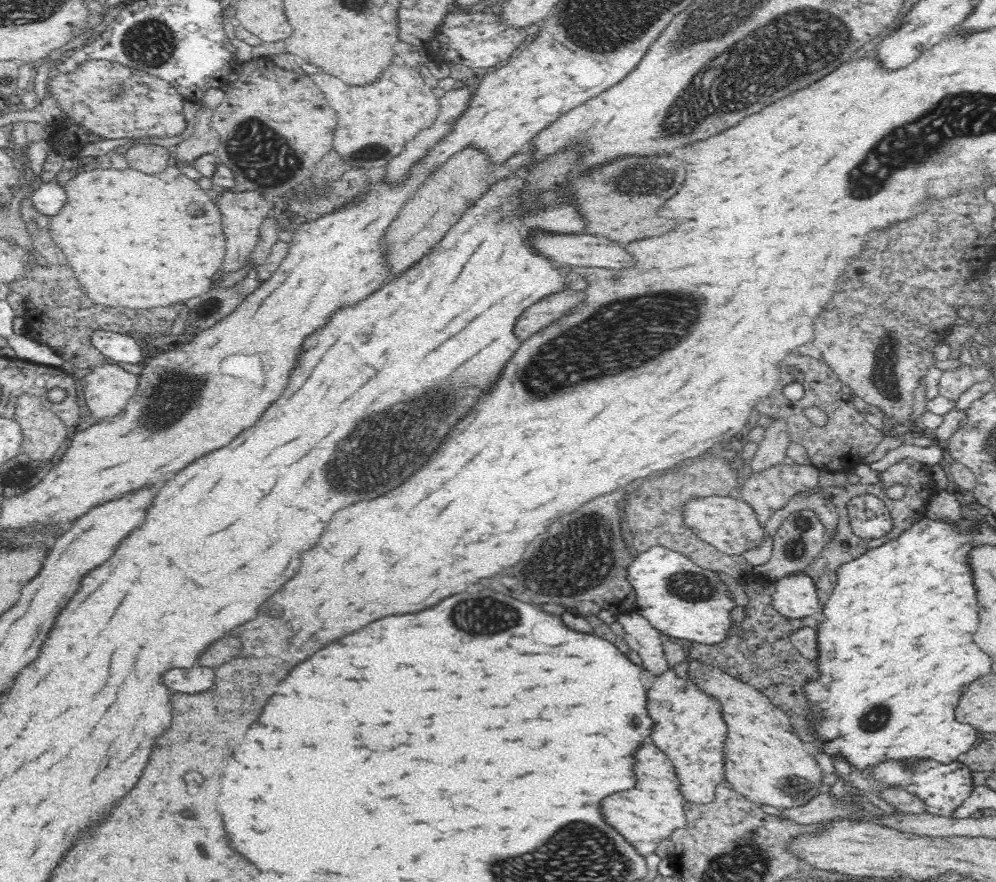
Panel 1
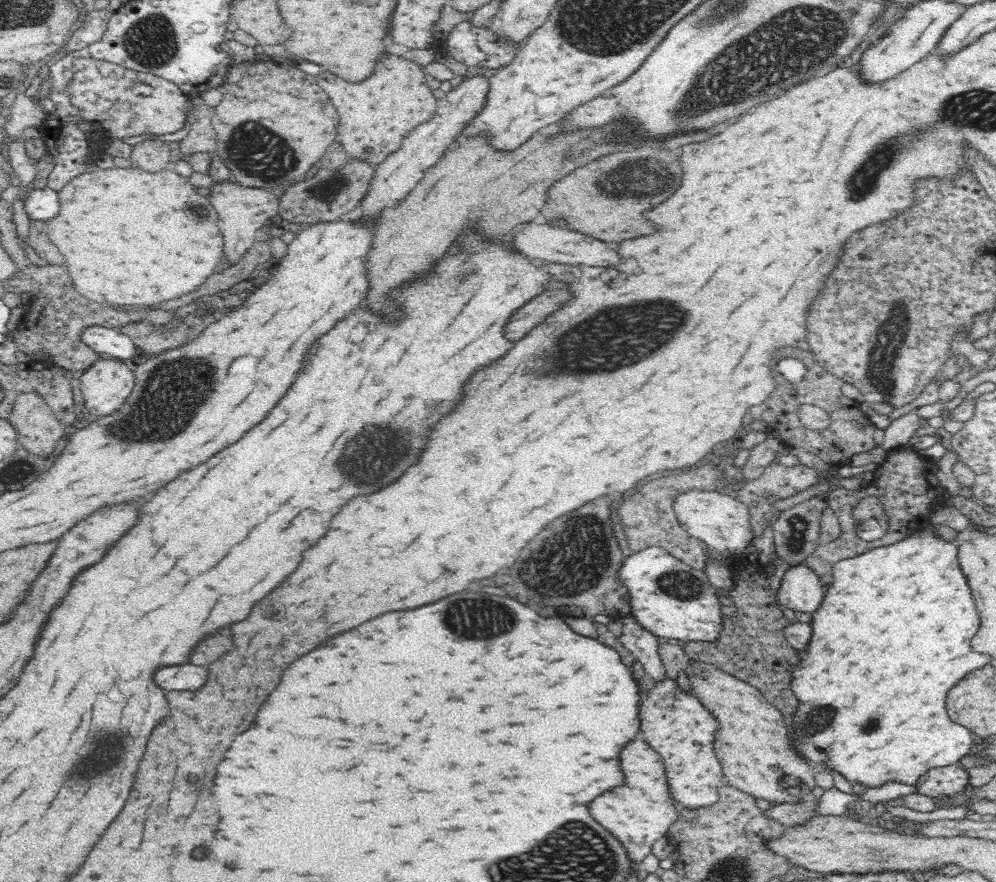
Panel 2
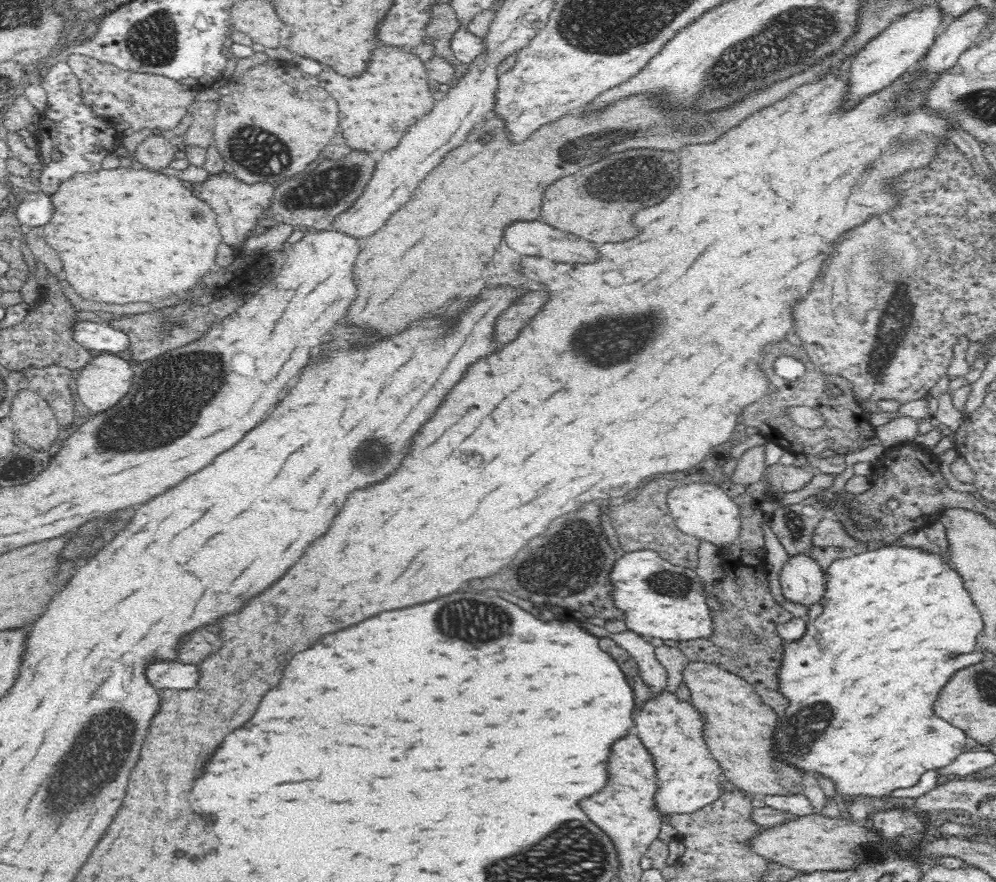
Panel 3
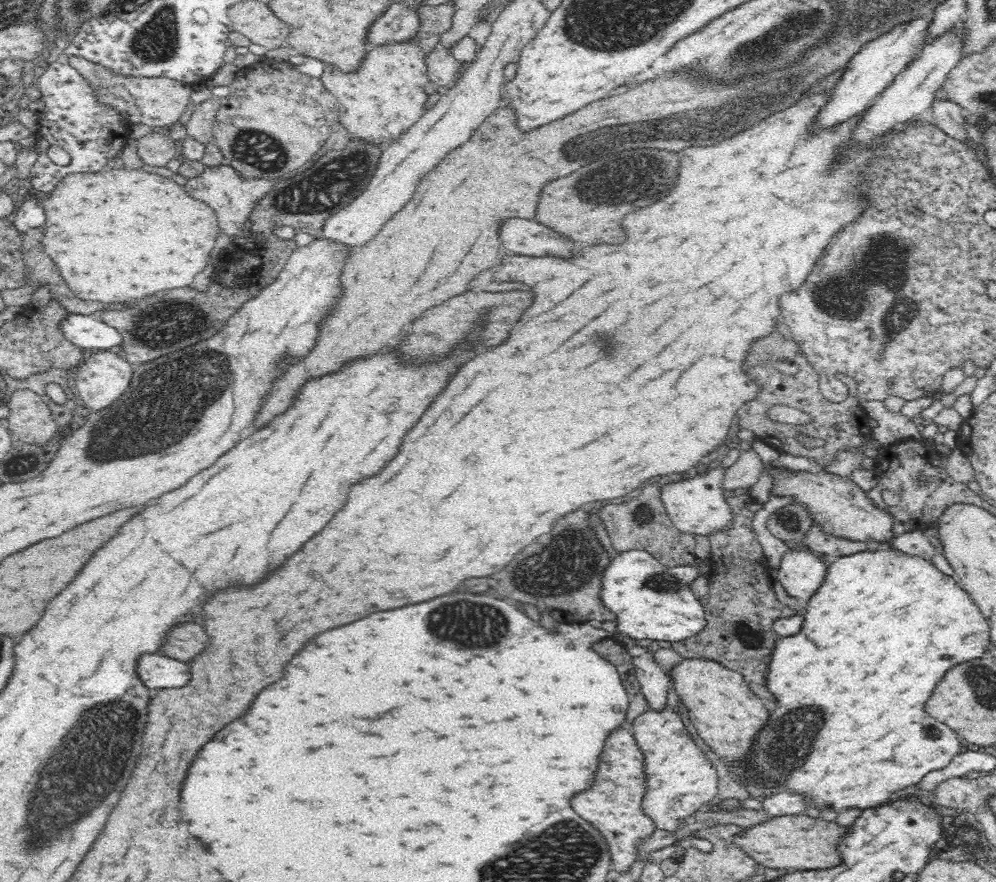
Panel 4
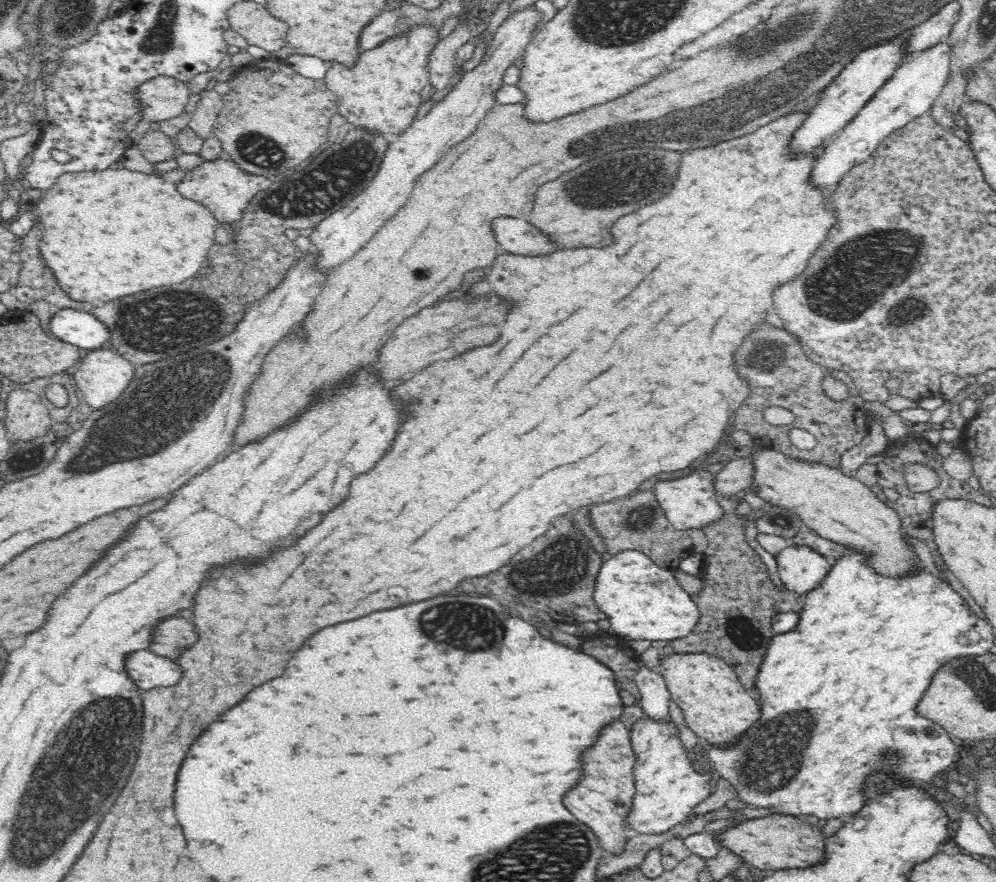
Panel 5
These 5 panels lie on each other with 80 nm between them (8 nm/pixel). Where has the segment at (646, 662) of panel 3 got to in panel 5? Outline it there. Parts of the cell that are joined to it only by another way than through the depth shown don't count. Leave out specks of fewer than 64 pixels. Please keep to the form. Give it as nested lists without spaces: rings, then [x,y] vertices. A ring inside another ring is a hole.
[[[639,659],[635,681],[638,697],[628,694],[626,690],[620,690],[624,707],[637,704],[646,715],[654,719],[670,719],[668,710],[671,694],[664,675],[658,669],[646,666]]]

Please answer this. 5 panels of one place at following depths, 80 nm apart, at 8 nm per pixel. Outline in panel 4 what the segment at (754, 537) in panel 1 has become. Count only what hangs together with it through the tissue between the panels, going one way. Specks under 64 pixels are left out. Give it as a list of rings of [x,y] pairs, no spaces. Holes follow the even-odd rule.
[[[717,468],[708,472],[706,476],[672,482],[664,486],[664,490],[661,491],[661,502],[670,520],[680,532],[711,537],[712,534],[724,533],[732,529],[734,514],[727,498],[724,498],[723,486],[726,470],[727,468]]]

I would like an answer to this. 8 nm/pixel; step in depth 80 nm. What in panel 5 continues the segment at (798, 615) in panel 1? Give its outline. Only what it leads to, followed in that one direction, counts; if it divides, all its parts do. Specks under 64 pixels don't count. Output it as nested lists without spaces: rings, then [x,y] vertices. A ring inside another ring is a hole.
[[[789,544],[775,558],[784,589],[799,596],[818,588],[831,569],[826,557],[807,546]]]

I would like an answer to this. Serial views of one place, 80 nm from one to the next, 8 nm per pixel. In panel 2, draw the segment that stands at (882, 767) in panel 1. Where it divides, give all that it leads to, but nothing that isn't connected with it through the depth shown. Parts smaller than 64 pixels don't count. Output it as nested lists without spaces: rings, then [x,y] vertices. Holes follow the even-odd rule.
[[[961,763],[951,766],[929,767],[914,782],[916,793],[934,801],[935,808],[948,808],[952,800],[960,798],[969,790],[968,769]]]

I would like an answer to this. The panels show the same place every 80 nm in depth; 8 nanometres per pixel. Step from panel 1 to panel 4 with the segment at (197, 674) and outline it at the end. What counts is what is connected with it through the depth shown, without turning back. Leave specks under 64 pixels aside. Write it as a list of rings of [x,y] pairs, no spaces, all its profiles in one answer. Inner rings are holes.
[[[146,656],[138,666],[140,678],[148,688],[184,688],[192,680],[192,668],[166,656]]]

